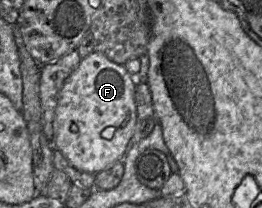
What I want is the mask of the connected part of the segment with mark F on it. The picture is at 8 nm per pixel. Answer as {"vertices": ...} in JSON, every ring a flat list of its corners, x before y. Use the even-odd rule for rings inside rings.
{"vertices":[[93,51,81,59,60,91,54,120,54,148,76,169,97,174,123,161,135,131,137,81,123,65]]}

